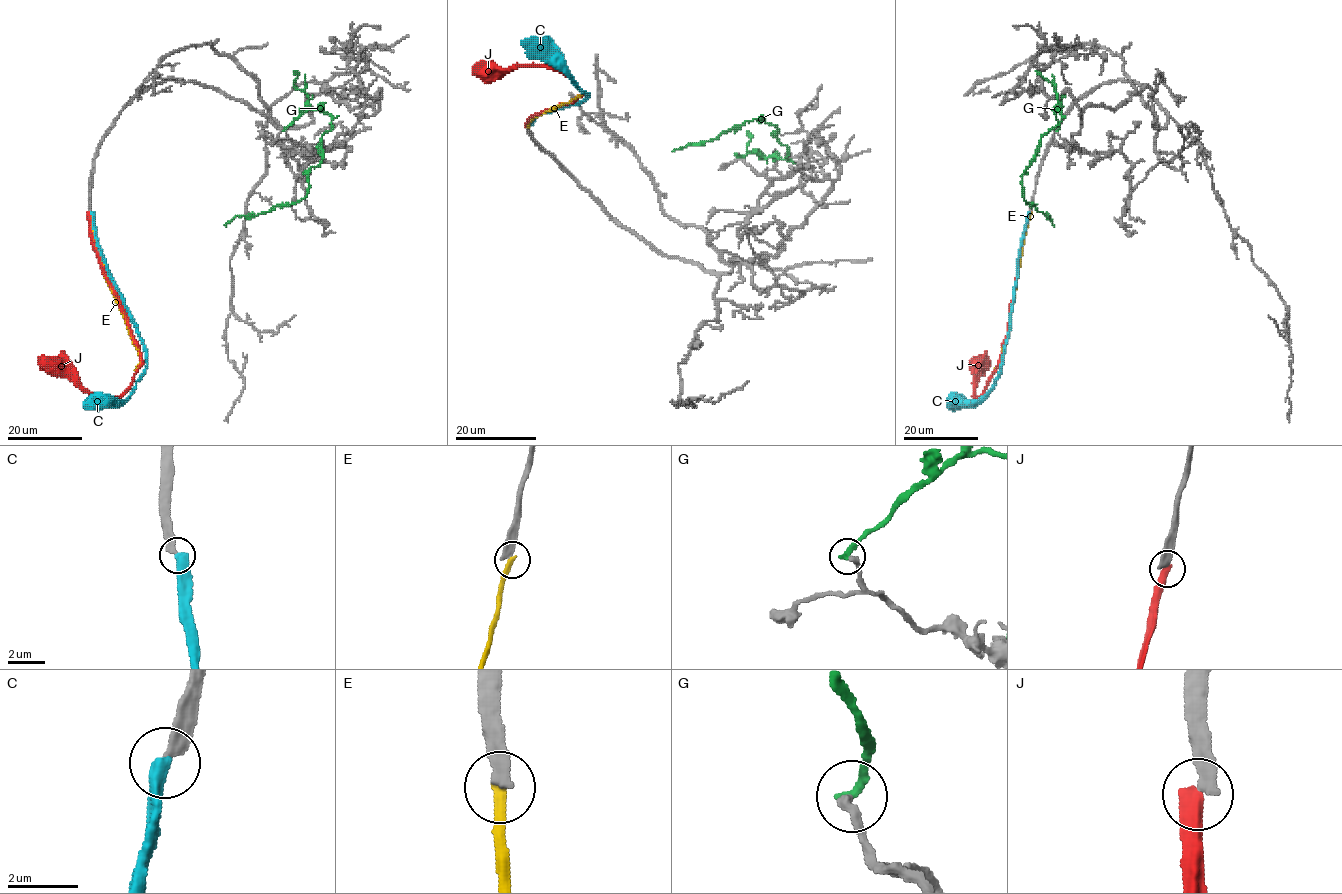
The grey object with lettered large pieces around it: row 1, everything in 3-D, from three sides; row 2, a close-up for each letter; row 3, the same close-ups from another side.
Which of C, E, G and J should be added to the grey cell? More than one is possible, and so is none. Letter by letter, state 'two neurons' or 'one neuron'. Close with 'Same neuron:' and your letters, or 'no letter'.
C: two neurons
E: two neurons
G: two neurons
J: two neurons
Same neuron: no letter

